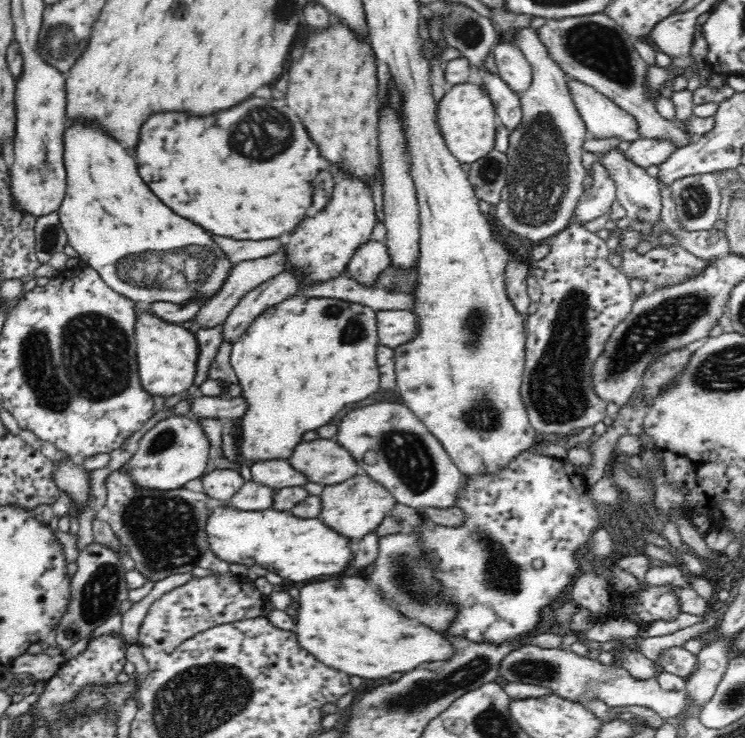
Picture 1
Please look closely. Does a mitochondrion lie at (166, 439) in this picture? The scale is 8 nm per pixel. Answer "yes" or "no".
yes

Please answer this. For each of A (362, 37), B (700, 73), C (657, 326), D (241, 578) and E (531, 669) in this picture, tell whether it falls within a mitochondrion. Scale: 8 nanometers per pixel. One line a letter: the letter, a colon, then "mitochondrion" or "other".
A: other
B: other
C: mitochondrion
D: other
E: mitochondrion

